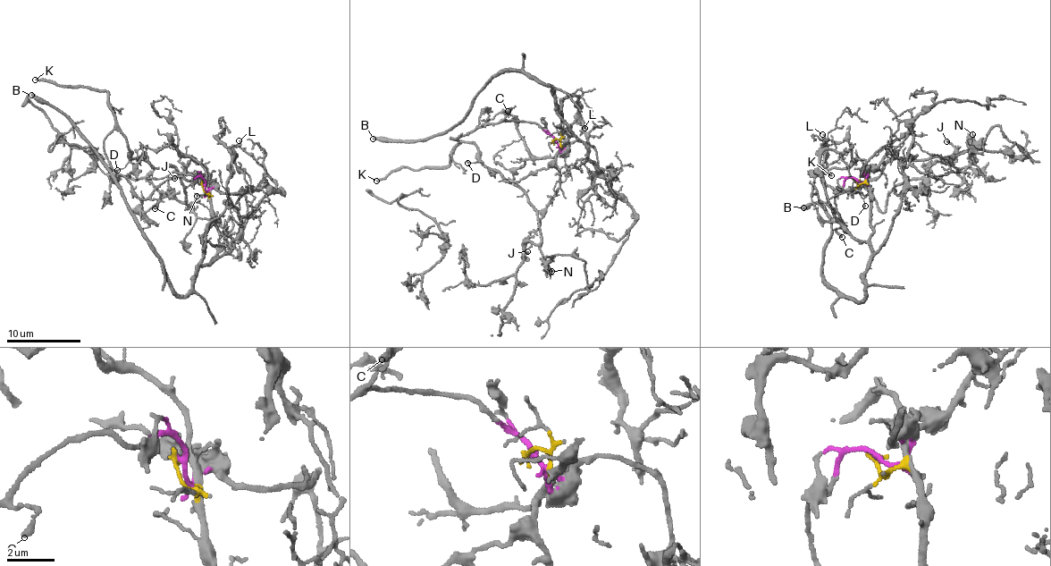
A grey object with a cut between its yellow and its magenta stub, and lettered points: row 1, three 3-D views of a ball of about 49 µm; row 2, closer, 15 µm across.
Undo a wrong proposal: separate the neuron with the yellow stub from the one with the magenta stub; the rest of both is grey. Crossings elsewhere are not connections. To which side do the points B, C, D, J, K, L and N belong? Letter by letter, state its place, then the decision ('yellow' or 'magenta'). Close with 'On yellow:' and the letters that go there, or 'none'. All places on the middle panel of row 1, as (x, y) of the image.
B: place (373, 139); yellow
C: place (508, 111); magenta
D: place (467, 163); magenta
J: place (527, 251); magenta
K: place (376, 181); magenta
L: place (584, 128); yellow
N: place (551, 271); magenta
On yellow: B, L

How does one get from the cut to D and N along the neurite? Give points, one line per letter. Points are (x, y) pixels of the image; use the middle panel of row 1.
D: (553, 141), (555, 139), (539, 125), (518, 121), (492, 123), (451, 137), (476, 145), (477, 162), (466, 163)
N: (553, 141), (539, 125), (518, 121), (492, 123), (450, 139), (476, 145), (476, 157), (525, 193), (552, 271)

